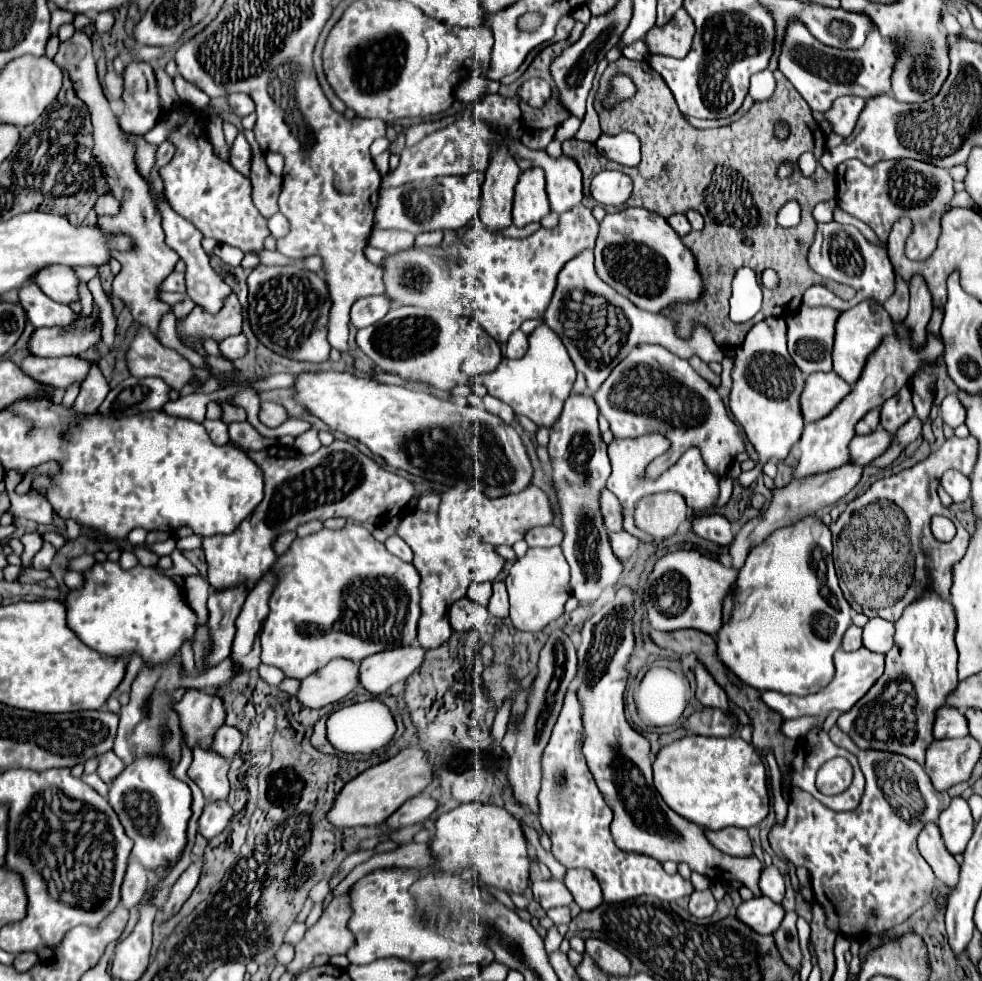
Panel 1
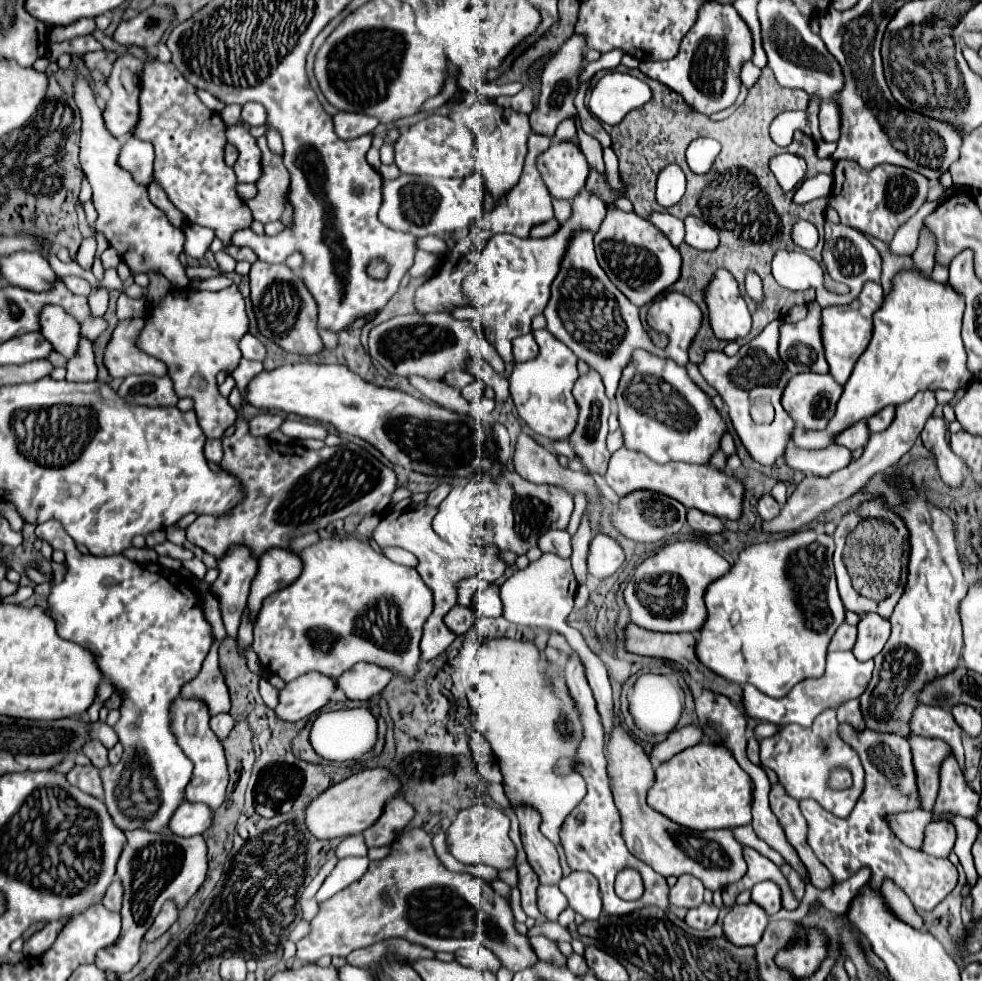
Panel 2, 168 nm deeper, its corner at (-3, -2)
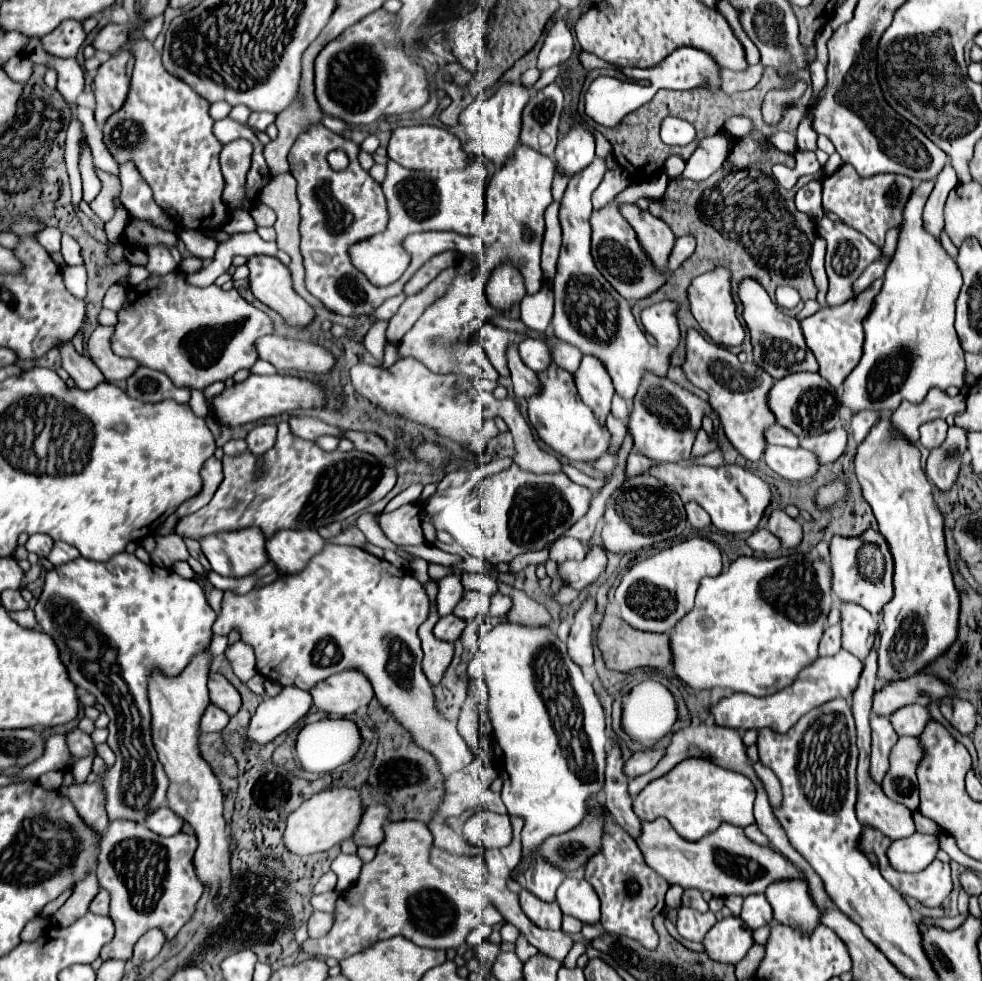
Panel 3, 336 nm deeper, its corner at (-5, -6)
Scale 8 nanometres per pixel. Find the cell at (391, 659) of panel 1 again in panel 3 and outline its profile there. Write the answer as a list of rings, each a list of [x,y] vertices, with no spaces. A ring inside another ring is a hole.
[[[349,670],[319,682],[317,688],[311,690],[311,696],[319,710],[337,716],[349,716],[373,700],[373,686],[365,674]]]

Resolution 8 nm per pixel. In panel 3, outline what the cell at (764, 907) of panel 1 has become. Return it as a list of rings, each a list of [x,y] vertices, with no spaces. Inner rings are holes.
[[[727,916],[707,932],[703,944],[709,958],[725,964],[737,964],[753,946],[753,930],[745,928],[739,916]]]

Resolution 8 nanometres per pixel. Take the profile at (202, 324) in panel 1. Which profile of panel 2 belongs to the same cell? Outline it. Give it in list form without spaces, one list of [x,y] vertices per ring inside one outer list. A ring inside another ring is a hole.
[[[231,284],[225,290],[217,290],[217,292],[207,292],[207,290],[193,290],[193,288],[185,288],[185,290],[173,290],[167,296],[161,298],[161,302],[157,306],[153,306],[146,311],[143,316],[145,326],[141,330],[141,334],[137,336],[135,344],[139,350],[143,350],[145,354],[161,360],[167,364],[169,376],[175,382],[175,392],[179,398],[189,396],[195,402],[195,414],[199,418],[199,426],[203,428],[205,436],[209,440],[219,440],[223,438],[223,432],[235,424],[237,414],[233,410],[233,406],[227,402],[227,398],[223,398],[217,390],[217,374],[219,372],[227,372],[231,374],[239,360],[241,360],[241,350],[239,350],[239,340],[243,334],[247,334],[249,330],[249,318],[245,312],[245,302],[241,292],[237,290],[235,284]]]

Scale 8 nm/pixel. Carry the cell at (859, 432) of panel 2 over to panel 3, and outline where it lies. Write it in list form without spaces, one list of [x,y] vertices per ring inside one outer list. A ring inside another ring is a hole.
[[[839,428],[833,432],[825,432],[821,436],[809,436],[801,440],[801,446],[815,452],[821,460],[821,464],[827,462],[835,462],[841,458],[841,454],[845,454],[847,450],[847,430]]]

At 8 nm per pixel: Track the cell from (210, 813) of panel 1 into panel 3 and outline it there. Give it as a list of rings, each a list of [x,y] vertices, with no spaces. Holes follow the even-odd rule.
[[[161,806],[157,812],[153,812],[147,820],[145,826],[161,836],[173,836],[179,834],[185,826],[185,820],[181,820],[181,816],[177,816],[171,808]]]

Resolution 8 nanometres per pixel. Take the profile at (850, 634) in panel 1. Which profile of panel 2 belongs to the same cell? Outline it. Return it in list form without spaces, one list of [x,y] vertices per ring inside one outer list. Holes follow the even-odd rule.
[[[841,624],[829,642],[829,650],[851,650],[855,644],[855,626]]]

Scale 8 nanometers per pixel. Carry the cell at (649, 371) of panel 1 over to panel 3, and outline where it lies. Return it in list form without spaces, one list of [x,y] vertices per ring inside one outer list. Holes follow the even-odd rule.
[[[647,372],[641,380],[637,396],[633,398],[633,408],[627,420],[629,434],[633,438],[633,448],[655,462],[691,460],[691,446],[707,414],[713,414],[709,402],[703,402],[699,396],[681,388],[667,376],[653,376]]]

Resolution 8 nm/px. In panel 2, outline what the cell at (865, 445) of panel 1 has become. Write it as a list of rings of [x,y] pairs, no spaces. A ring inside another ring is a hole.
[[[831,444],[821,450],[803,450],[803,448],[791,448],[785,450],[785,464],[793,470],[815,474],[815,476],[827,476],[839,468],[845,468],[851,462],[851,452],[847,448],[839,448],[837,444]]]

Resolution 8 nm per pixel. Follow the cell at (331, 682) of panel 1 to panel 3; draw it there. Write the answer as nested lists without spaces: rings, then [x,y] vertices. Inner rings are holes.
[[[285,686],[275,698],[265,698],[251,718],[247,738],[257,744],[267,744],[279,734],[293,728],[313,706],[307,690]]]

